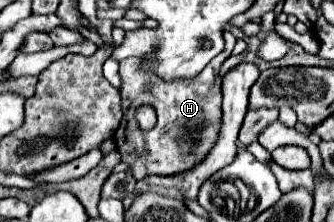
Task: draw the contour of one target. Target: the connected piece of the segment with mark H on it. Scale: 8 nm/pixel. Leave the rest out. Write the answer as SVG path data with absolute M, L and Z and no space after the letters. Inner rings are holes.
M231 32L223 34L225 38L225 50L221 54L217 54L217 58L213 58L213 62L209 62L209 66L205 66L205 70L201 70L201 74L197 74L197 78L183 78L181 82L161 82L161 78L157 78L157 74L149 74L149 70L137 70L137 58L125 58L119 62L119 74L123 78L121 82L121 98L123 98L123 120L119 124L119 128L113 134L113 142L117 146L117 150L121 150L123 162L131 164L131 172L137 180L149 176L149 174L177 174L183 170L193 168L195 164L199 164L207 152L213 148L217 134L219 134L219 126L221 126L221 78L219 78L219 66L231 56L233 46L237 42L237 38ZM139 106L153 106L157 112L157 124L145 132L139 128L139 122L135 118L135 110Z

